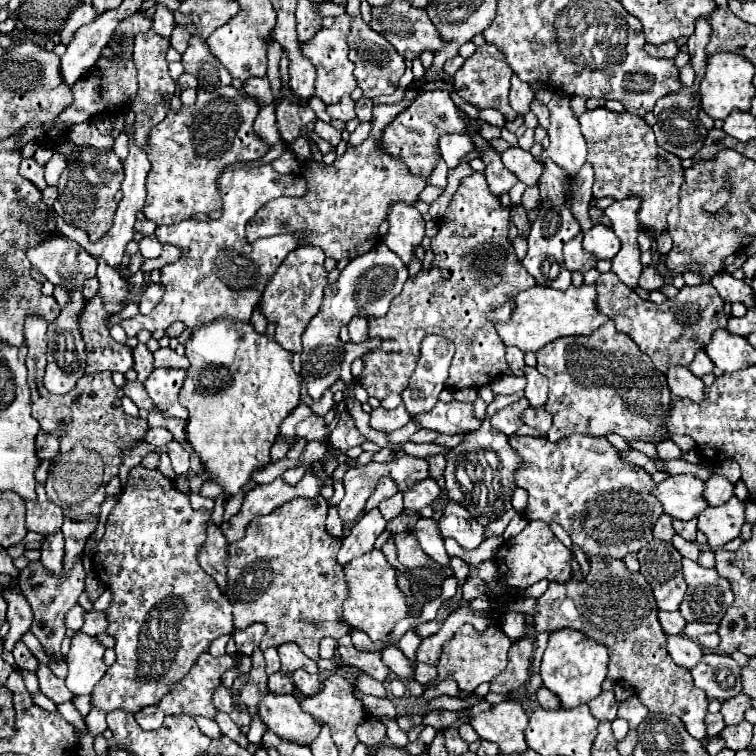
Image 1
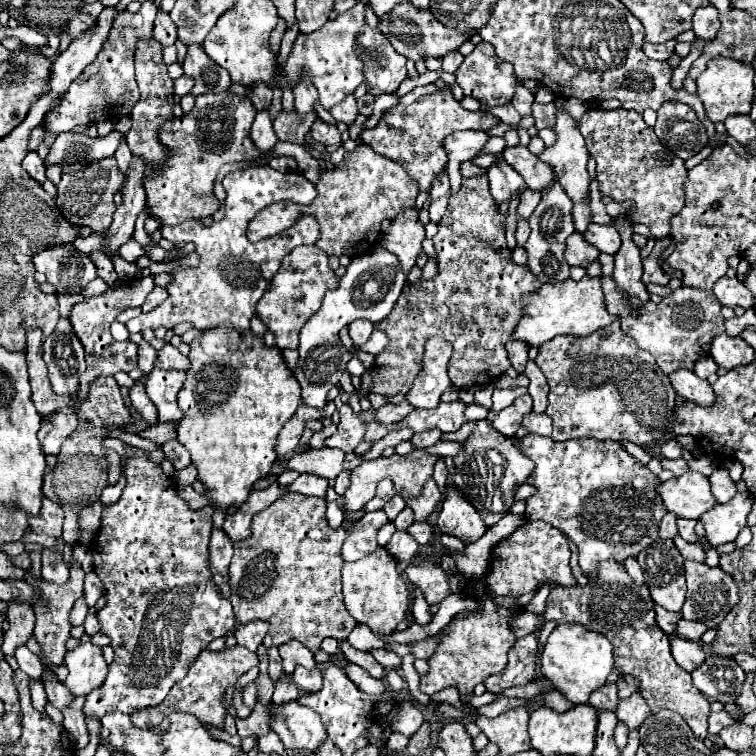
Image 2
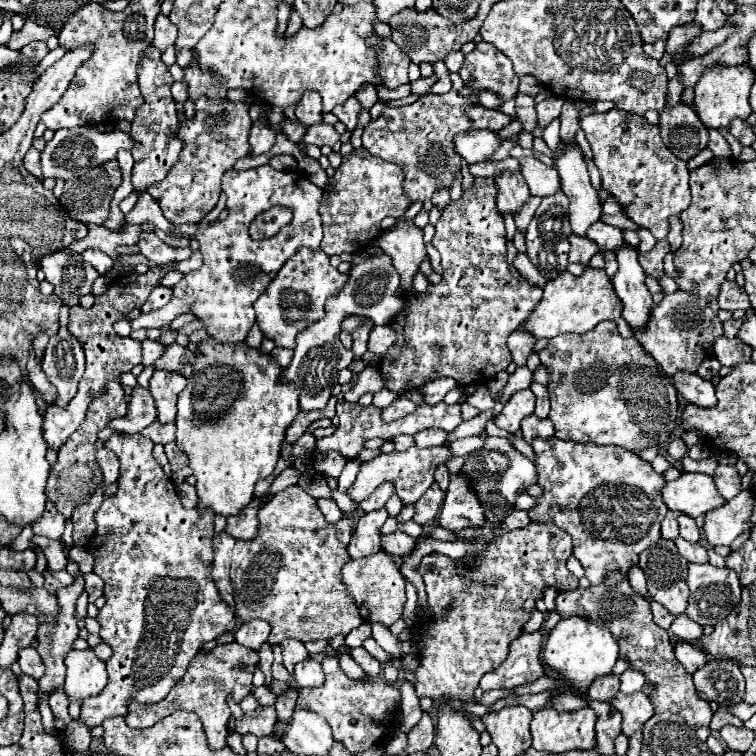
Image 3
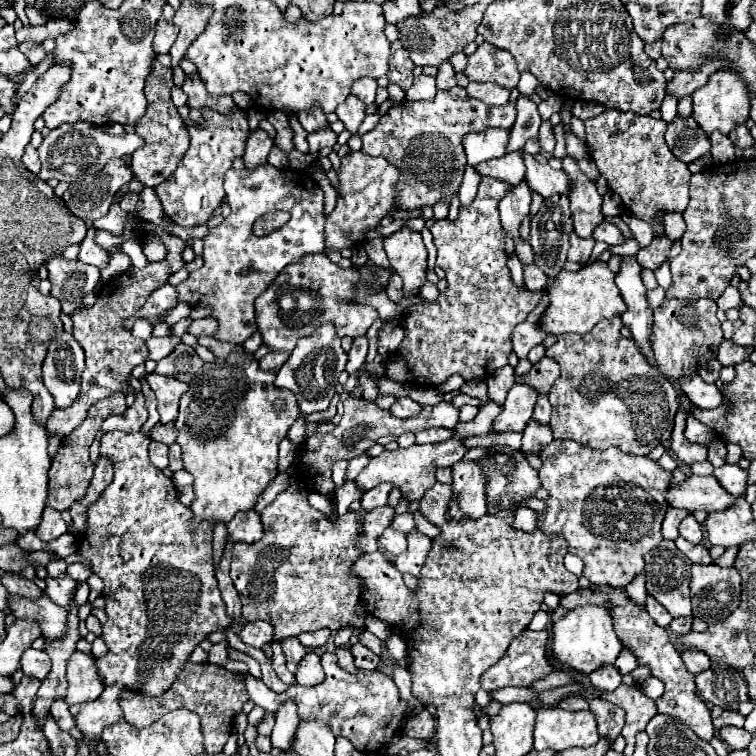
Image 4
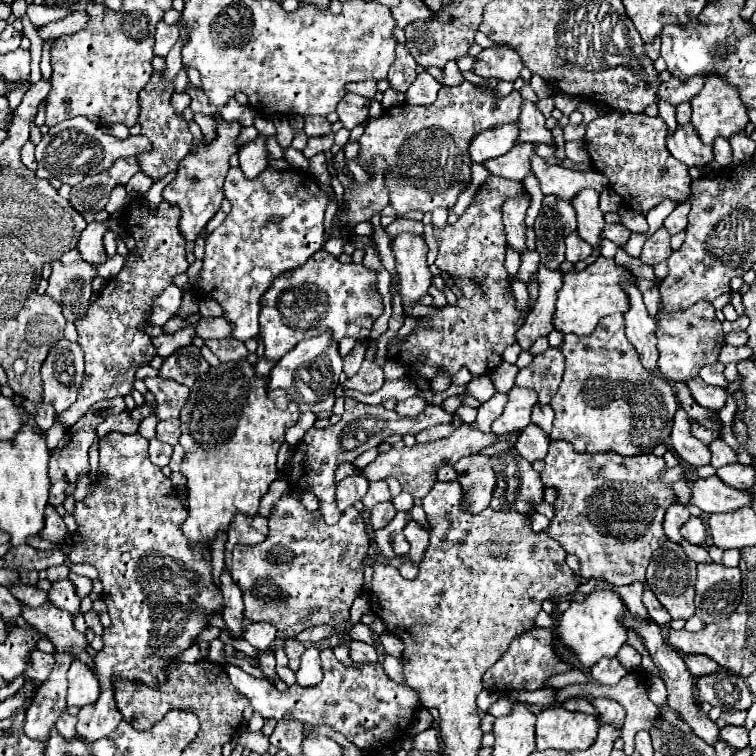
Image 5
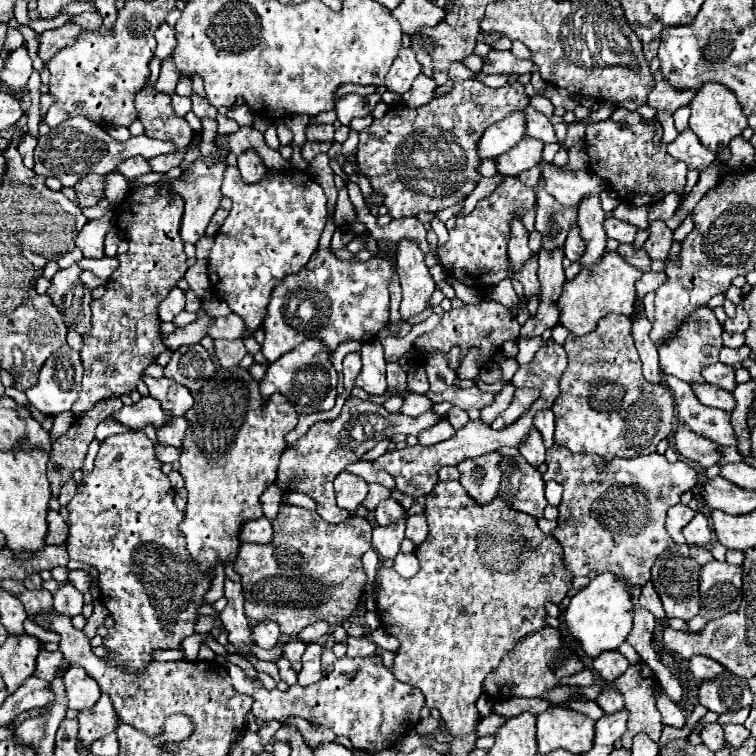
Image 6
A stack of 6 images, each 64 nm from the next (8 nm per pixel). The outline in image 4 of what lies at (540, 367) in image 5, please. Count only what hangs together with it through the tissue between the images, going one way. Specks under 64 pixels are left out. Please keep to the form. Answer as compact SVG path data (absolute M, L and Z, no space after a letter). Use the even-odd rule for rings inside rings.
M542 358L538 364L532 366L532 370L526 374L524 378L524 384L532 386L534 390L538 392L546 392L552 388L552 382L556 380L556 376L560 376L558 372L558 364L554 360L548 360L548 358Z

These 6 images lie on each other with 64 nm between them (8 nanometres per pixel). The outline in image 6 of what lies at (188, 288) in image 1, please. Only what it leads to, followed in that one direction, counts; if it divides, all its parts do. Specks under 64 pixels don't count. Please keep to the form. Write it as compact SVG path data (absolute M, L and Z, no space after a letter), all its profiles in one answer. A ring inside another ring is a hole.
M228 166L224 172L222 194L232 200L232 210L218 234L214 236L214 246L208 256L208 278L212 282L214 292L220 300L224 300L232 314L240 316L246 332L254 334L264 318L264 308L268 306L268 296L272 286L278 284L284 276L298 272L310 260L310 256L318 250L320 234L326 224L326 196L320 184L306 172L278 172L274 176L264 176L256 184L242 182L240 170L236 166Z

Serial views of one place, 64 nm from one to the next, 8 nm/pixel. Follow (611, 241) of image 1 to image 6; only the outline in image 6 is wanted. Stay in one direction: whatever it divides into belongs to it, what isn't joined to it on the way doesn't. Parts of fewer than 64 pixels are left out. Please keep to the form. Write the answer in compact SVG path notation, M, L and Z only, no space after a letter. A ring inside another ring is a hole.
M608 218L608 220L604 222L604 230L606 230L606 236L608 236L608 238L618 240L620 244L630 244L630 242L634 240L636 232L638 232L636 226L628 224L628 222L622 222L622 220L618 220L618 218Z

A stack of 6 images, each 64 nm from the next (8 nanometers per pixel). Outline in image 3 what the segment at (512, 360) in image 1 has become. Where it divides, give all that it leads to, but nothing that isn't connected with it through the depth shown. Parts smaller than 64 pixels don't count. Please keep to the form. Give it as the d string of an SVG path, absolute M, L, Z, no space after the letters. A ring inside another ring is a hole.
M518 328L516 332L510 334L508 350L512 352L512 360L516 362L516 366L526 364L526 358L530 356L534 344L536 344L536 340L532 340L532 336L528 336L528 332L524 332L524 328Z

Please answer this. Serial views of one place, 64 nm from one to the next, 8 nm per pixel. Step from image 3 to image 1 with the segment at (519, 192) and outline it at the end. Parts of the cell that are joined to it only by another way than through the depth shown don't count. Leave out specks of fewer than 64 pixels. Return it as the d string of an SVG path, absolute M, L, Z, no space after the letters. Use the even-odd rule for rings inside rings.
M462 112L462 118L466 120L464 134L472 138L472 144L474 144L474 150L478 152L478 158L482 158L482 162L486 164L484 176L488 180L488 186L490 186L492 194L502 196L504 192L508 192L518 182L518 178L512 176L512 172L508 172L508 168L504 168L504 164L500 160L500 154L492 148L492 144L488 140L484 140L478 134L478 130L470 128L470 120L468 120L468 116L464 112Z

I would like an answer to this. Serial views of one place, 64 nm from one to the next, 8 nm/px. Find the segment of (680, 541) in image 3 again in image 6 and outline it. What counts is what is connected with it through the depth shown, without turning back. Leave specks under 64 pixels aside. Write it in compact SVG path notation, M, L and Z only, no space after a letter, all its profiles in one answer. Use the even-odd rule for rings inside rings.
M690 546L690 556L698 562L698 564L706 564L706 562L712 562L712 554L708 548L702 548L702 546Z

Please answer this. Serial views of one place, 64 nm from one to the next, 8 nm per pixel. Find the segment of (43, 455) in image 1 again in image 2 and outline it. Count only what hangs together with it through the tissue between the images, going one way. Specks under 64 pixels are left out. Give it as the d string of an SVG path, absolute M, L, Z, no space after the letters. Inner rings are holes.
M58 412L56 416L52 416L52 420L44 422L38 432L42 452L56 456L60 452L60 444L74 432L74 428L76 412Z

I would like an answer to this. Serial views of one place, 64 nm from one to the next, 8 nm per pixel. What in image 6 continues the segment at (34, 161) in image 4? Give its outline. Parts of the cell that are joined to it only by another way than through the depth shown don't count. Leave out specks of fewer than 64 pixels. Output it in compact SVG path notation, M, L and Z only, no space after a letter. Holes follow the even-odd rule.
M28 134L28 136L24 136L24 140L20 142L20 148L18 148L18 150L20 150L22 158L24 158L24 166L26 166L26 168L32 168L32 166L34 166L32 154L34 154L36 144L38 144L38 140L36 140L36 138L32 138L30 134Z

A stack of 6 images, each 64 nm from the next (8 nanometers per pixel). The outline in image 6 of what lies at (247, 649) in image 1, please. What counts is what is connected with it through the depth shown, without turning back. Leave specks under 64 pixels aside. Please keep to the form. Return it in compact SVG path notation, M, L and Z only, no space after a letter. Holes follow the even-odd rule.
M258 622L252 626L252 640L254 644L258 644L260 648L274 648L276 642L278 642L278 636L280 636L280 628L278 624L272 624L272 622Z

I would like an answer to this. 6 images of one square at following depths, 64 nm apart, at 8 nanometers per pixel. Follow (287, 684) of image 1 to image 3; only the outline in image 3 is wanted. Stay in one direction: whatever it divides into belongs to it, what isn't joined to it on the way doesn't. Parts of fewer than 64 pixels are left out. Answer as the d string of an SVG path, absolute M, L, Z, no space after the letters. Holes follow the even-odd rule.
M286 688L284 692L276 694L276 712L278 712L278 724L276 724L276 738L280 738L280 728L284 728L284 724L288 724L288 716L292 716L292 708L296 706L296 698L298 698L298 690L296 688Z

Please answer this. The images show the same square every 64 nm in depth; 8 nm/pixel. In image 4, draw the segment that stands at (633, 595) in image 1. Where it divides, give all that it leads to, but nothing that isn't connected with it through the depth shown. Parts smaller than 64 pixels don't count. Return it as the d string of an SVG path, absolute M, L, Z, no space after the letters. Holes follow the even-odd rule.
M578 588L572 594L560 596L560 606L564 610L574 610L576 606L586 606L586 604L594 604L594 606L608 606L610 608L610 616L612 616L612 624L614 624L614 632L620 638L620 642L636 656L638 666L646 666L650 668L650 676L658 678L664 682L664 694L656 700L658 712L660 714L668 714L668 716L676 716L680 718L686 726L690 726L694 730L694 734L702 740L710 740L714 736L714 726L712 726L712 718L710 718L710 710L706 706L706 702L696 694L694 688L694 676L684 668L678 650L672 646L670 636L664 628L660 628L650 614L646 612L644 606L638 606L636 602L632 602L624 588L610 588L608 592L594 592L590 588L582 590Z

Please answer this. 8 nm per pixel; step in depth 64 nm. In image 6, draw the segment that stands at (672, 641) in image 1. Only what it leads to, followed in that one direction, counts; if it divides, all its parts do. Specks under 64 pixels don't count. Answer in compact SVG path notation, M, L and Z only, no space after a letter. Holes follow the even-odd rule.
M692 656L688 660L688 668L690 672L694 674L696 680L706 680L706 678L712 678L712 676L718 676L720 670L724 670L720 664L716 664L712 658L704 658L704 656Z

